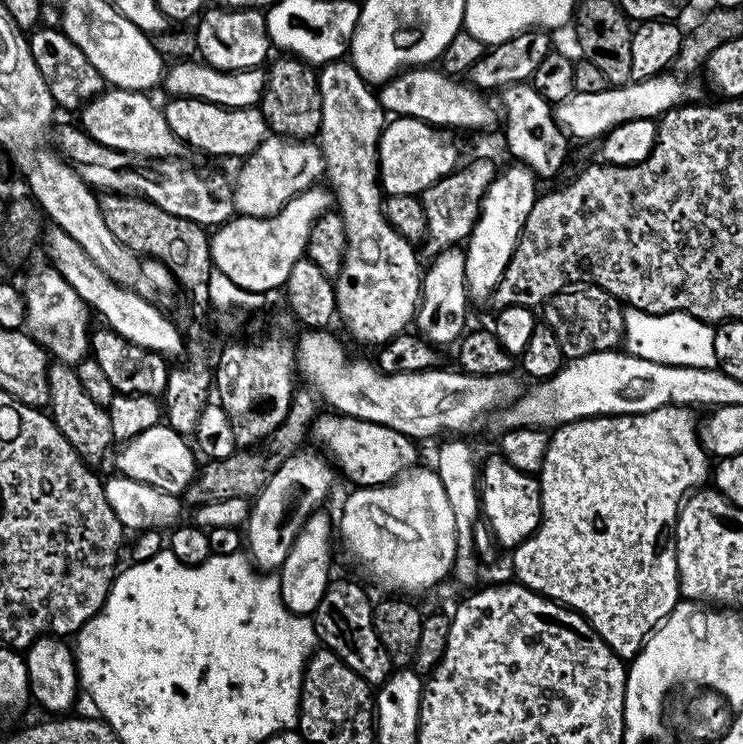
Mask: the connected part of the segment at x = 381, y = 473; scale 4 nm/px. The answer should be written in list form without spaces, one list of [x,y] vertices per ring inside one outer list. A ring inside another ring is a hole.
[[[317,415],[310,429],[311,439],[316,439],[325,448],[323,451],[330,457],[331,463],[339,471],[341,468],[345,478],[353,480],[353,485],[378,488],[381,484],[391,484],[397,476],[409,471],[417,463],[417,441],[413,437],[390,430],[390,426],[382,426],[378,422],[360,420],[357,416],[328,415],[332,416]]]

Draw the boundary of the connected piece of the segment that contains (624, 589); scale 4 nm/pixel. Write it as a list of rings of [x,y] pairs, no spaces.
[[[688,406],[658,408],[653,412],[638,412],[630,416],[593,416],[576,418],[572,424],[564,424],[555,433],[551,433],[548,442],[548,453],[538,473],[540,482],[540,525],[536,527],[534,543],[531,545],[532,557],[528,560],[528,568],[532,573],[526,577],[532,591],[547,596],[549,600],[572,609],[591,624],[592,629],[614,650],[614,654],[625,662],[630,662],[644,647],[650,633],[664,623],[665,618],[680,603],[680,579],[676,577],[676,545],[674,529],[676,517],[680,514],[680,505],[689,495],[688,468],[704,468],[710,464],[709,453],[704,451],[700,443],[698,420],[692,417],[693,409]]]

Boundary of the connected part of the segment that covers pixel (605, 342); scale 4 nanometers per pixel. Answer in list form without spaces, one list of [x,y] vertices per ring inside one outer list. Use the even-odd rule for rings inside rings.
[[[572,286],[550,297],[543,305],[542,320],[550,326],[550,330],[554,330],[558,346],[562,346],[562,354],[568,360],[596,351],[619,349],[624,338],[624,308],[621,301],[595,286]]]

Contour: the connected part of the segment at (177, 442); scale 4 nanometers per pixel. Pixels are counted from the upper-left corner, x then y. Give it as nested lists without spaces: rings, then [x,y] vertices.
[[[167,422],[155,424],[153,428],[147,428],[142,434],[131,437],[125,443],[128,445],[120,453],[119,451],[115,453],[115,456],[117,455],[115,471],[119,475],[129,476],[132,480],[149,484],[151,488],[182,494],[190,487],[198,473],[197,453],[193,445],[191,443],[188,445],[184,440],[187,439],[181,433],[174,431]]]

